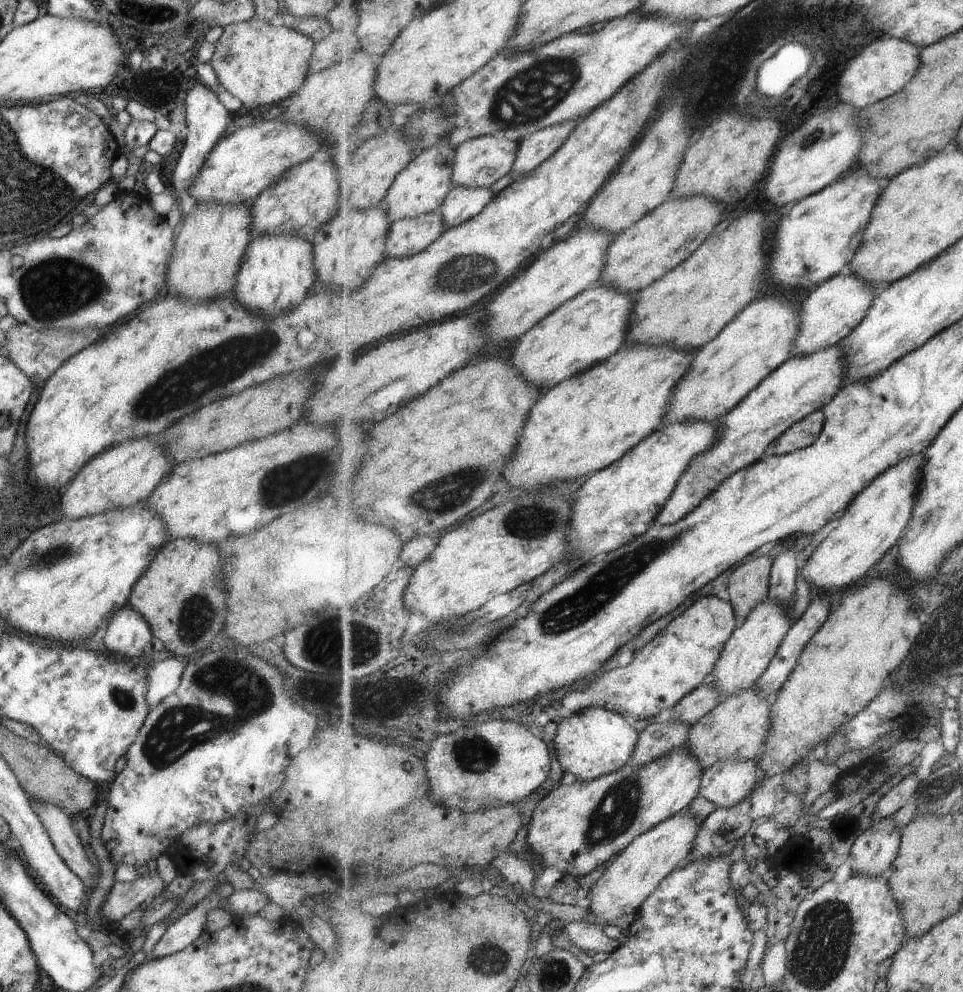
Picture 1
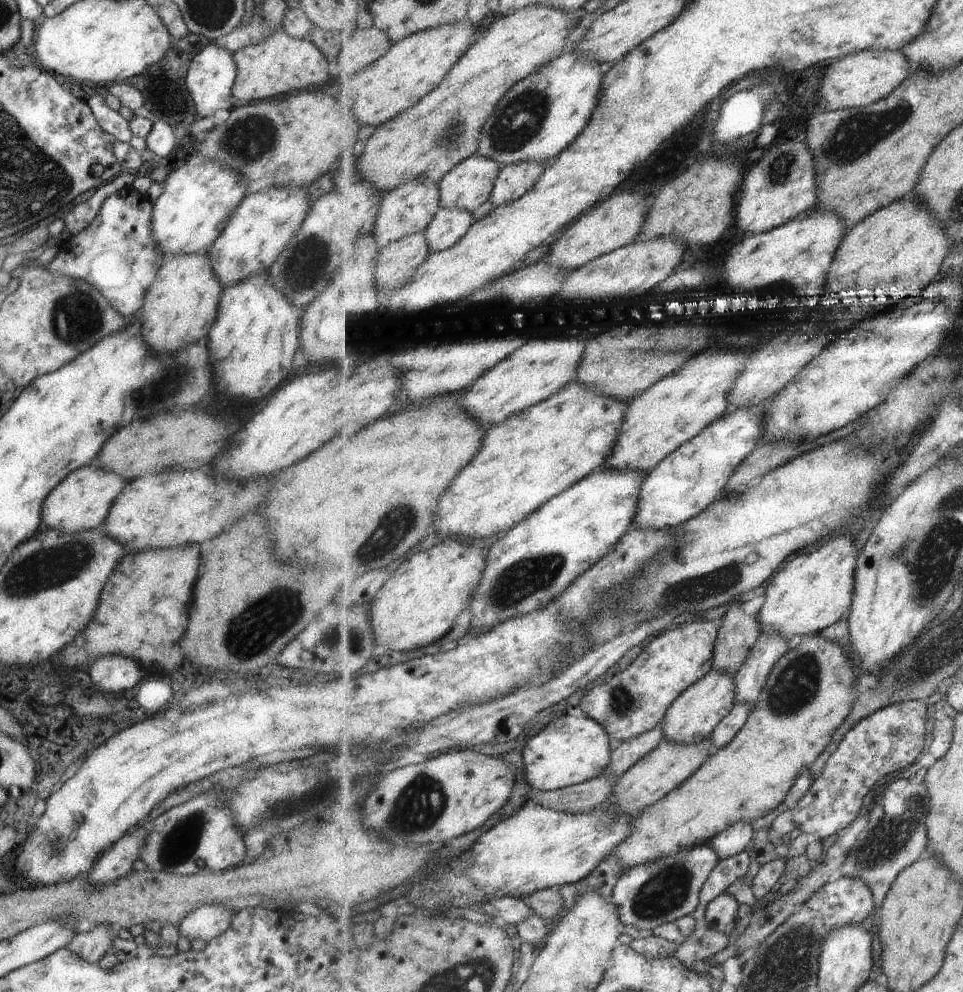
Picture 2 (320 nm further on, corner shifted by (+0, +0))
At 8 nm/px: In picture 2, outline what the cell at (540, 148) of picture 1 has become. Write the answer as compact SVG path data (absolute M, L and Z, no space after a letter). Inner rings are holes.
M529 160L502 166L489 201L501 207L523 198L539 182L546 167L547 163Z

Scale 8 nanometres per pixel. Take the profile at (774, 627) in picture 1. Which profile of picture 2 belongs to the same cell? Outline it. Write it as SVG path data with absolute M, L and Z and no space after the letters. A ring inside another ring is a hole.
M713 670L683 692L667 709L663 722L665 740L676 745L692 745L709 739L718 724L731 712L735 705L734 676L730 673Z

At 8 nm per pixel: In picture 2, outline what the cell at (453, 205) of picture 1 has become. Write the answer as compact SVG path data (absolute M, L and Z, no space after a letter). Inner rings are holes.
M441 208L430 226L423 232L428 252L431 253L429 256L457 245L465 238L474 222L475 219L469 211Z

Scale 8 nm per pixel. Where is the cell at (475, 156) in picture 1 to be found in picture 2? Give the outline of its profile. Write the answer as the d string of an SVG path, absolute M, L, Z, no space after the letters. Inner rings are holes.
M475 154L448 172L440 185L440 206L445 209L477 210L490 200L502 166Z

